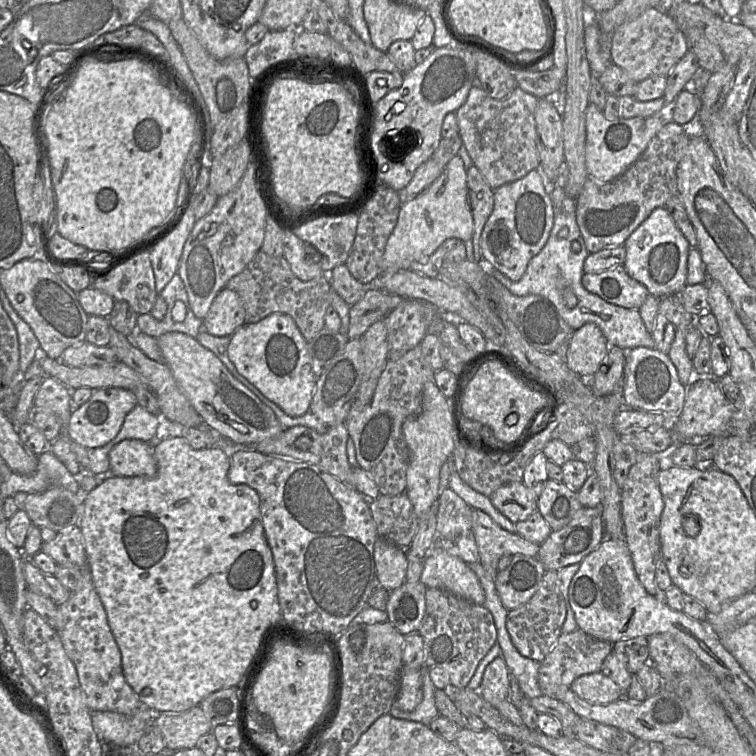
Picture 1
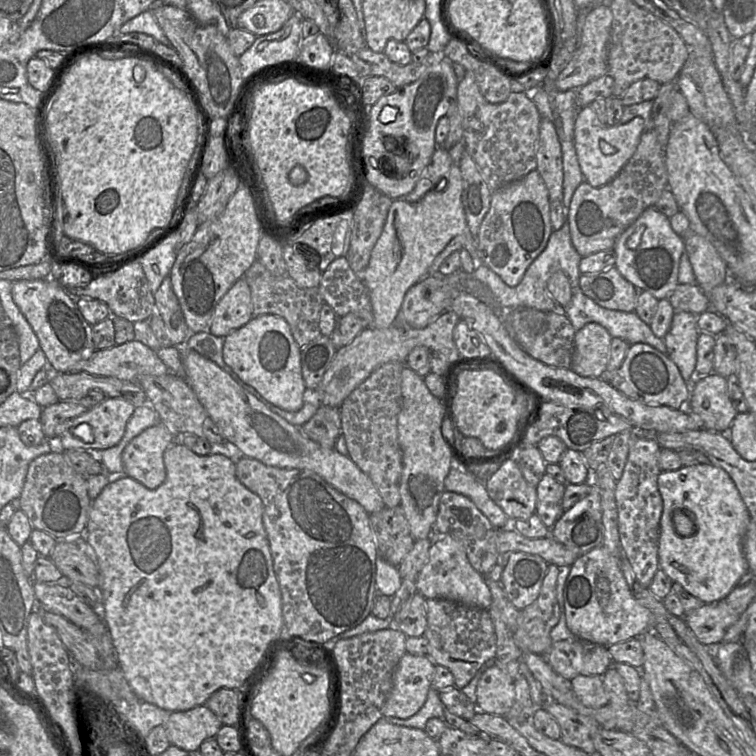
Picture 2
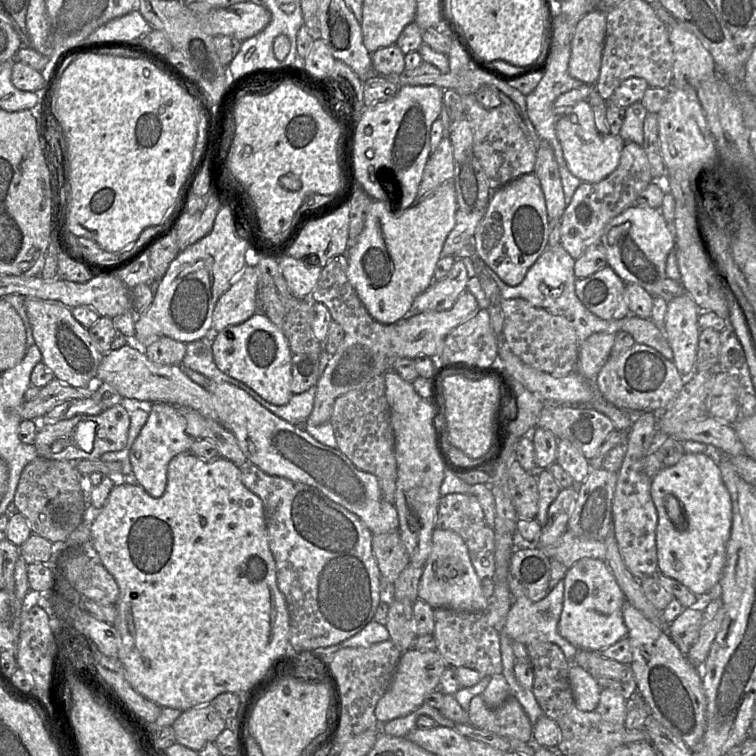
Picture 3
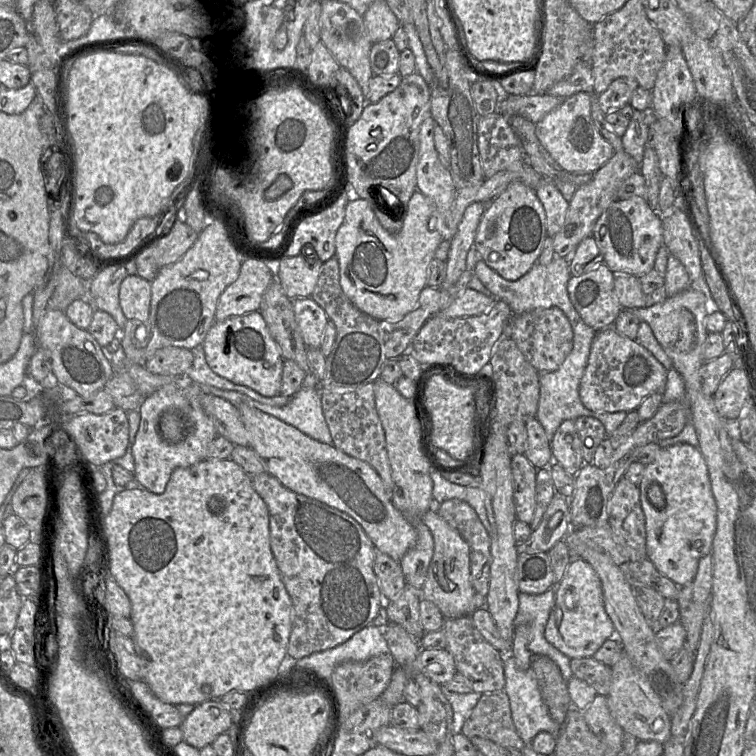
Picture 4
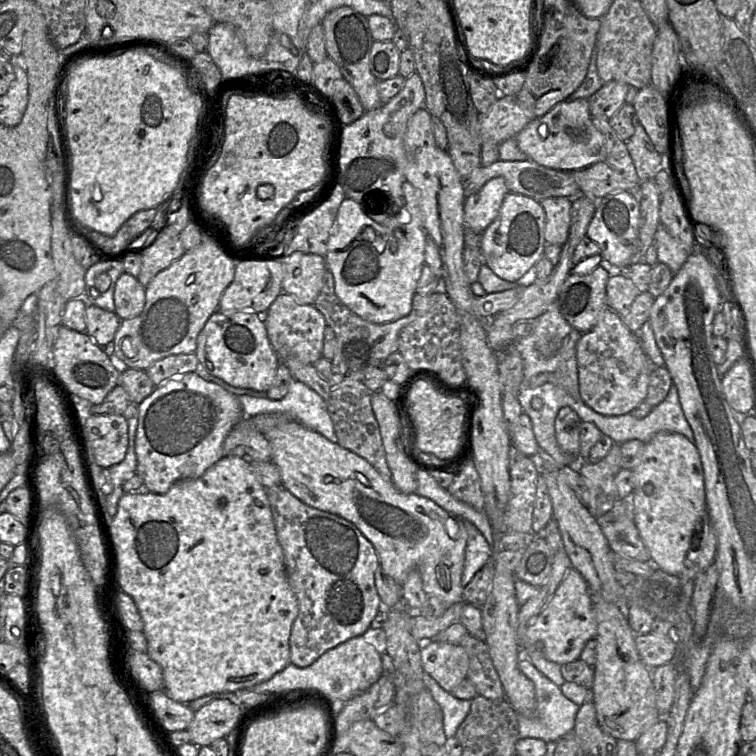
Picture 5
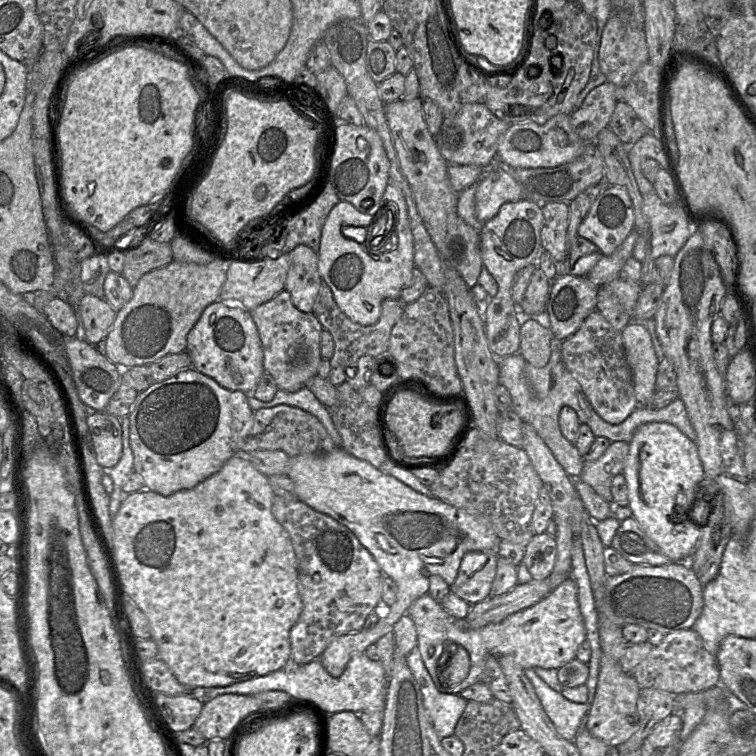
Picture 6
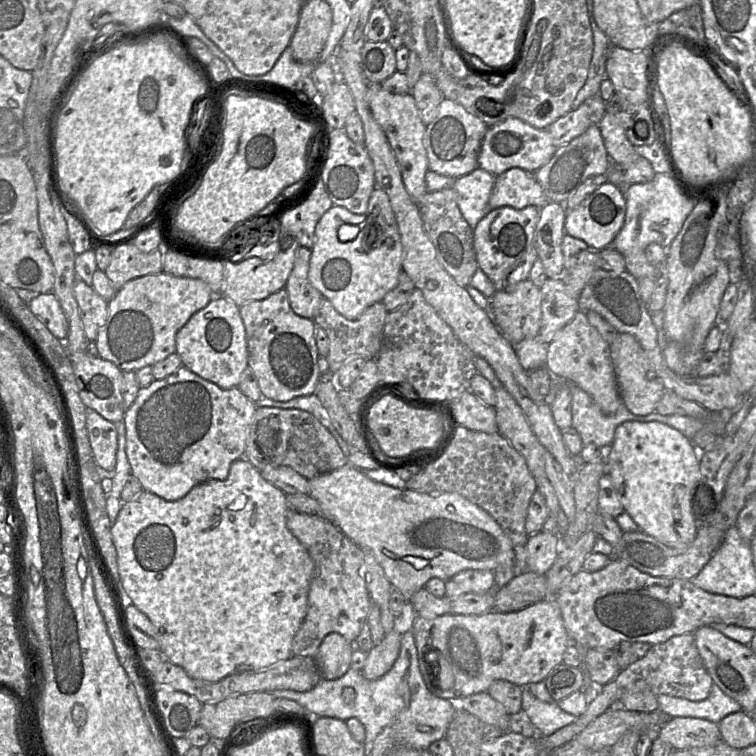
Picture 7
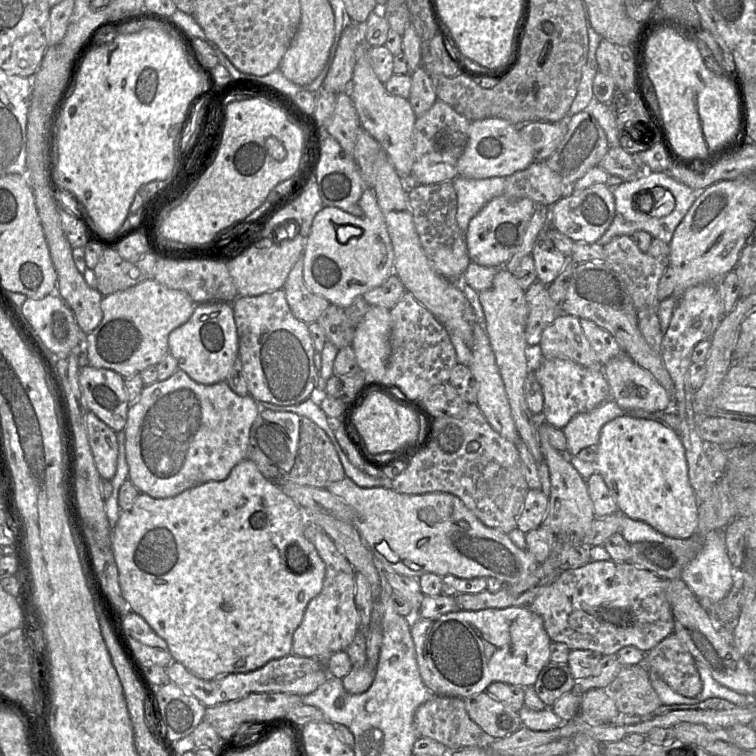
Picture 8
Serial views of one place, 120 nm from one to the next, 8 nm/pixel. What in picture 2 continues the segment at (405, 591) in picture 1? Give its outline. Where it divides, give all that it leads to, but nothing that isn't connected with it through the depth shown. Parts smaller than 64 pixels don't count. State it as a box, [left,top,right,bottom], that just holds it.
[390,592,427,637]

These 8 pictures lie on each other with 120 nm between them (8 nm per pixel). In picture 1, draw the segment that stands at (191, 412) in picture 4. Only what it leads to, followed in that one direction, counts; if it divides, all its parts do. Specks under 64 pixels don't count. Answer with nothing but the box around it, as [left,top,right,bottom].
[109,439,157,478]

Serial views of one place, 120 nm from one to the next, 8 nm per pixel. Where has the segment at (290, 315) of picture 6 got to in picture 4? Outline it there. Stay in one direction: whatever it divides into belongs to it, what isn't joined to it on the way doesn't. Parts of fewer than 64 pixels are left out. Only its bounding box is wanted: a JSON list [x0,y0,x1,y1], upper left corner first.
[291,297,329,349]

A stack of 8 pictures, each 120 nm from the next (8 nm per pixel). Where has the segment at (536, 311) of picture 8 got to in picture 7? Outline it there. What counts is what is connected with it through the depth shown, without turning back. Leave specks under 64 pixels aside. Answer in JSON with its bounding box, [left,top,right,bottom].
[537,276,579,344]

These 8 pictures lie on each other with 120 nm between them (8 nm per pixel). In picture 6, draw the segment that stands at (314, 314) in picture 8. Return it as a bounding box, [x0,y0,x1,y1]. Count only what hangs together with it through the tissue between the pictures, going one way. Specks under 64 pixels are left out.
[285,245,322,313]

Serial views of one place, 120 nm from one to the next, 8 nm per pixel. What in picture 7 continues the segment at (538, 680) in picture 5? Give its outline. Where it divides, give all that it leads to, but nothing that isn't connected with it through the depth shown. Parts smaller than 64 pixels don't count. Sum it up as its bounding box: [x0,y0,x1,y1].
[522,686,578,736]

